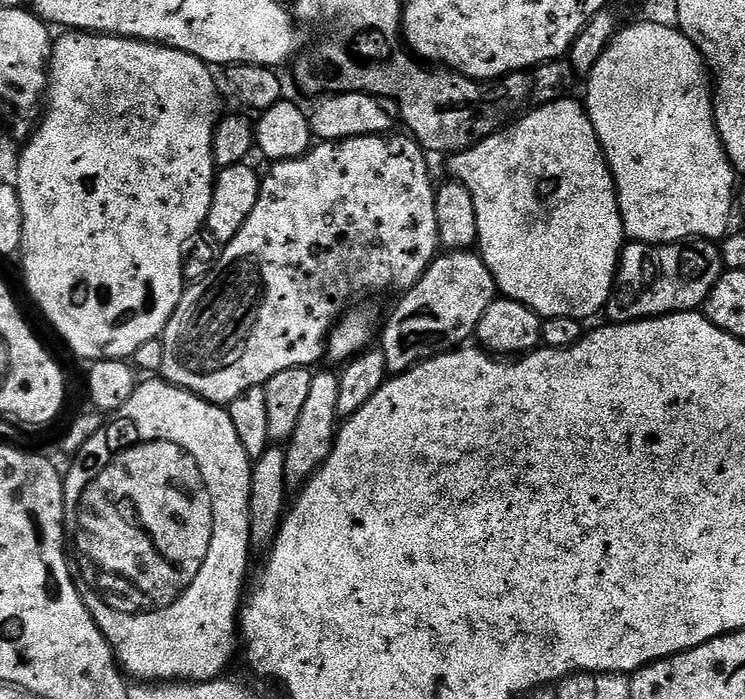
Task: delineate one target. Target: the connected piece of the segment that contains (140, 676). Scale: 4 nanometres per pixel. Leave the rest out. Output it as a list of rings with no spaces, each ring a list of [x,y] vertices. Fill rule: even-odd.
[[[163,378],[157,380],[148,380],[137,383],[134,394],[130,394],[130,402],[122,406],[114,415],[105,423],[104,427],[82,446],[82,450],[71,457],[72,464],[66,468],[66,475],[63,477],[64,482],[64,535],[66,537],[66,551],[70,557],[70,567],[72,569],[72,581],[76,583],[78,594],[82,602],[90,610],[94,622],[102,630],[102,634],[108,639],[108,645],[112,648],[112,653],[116,655],[116,663],[133,681],[136,682],[199,682],[201,680],[219,680],[225,675],[228,663],[232,660],[232,655],[238,652],[238,617],[242,607],[242,597],[246,592],[246,581],[248,576],[248,551],[253,551],[254,545],[252,535],[250,534],[250,474],[252,473],[252,460],[246,454],[242,442],[238,438],[238,430],[234,430],[231,411],[227,407],[212,404],[204,400],[201,396],[195,396],[192,392],[187,392],[185,388],[179,388],[168,383]]]

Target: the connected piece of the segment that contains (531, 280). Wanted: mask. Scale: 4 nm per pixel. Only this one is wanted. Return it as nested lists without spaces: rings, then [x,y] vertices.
[[[569,98],[555,100],[553,104],[542,104],[533,107],[529,116],[521,115],[511,126],[505,127],[493,136],[480,140],[472,148],[457,152],[448,164],[451,179],[458,181],[466,190],[470,190],[470,198],[474,198],[474,214],[478,214],[478,251],[484,265],[496,283],[497,293],[501,297],[524,304],[541,318],[574,318],[587,321],[587,316],[595,312],[603,313],[608,307],[608,299],[612,293],[612,284],[616,280],[616,270],[620,267],[620,253],[626,247],[626,237],[622,226],[622,214],[616,197],[616,184],[612,180],[612,172],[608,169],[608,159],[604,156],[602,146],[598,142],[598,134],[594,134],[594,126],[588,113],[579,103]]]

